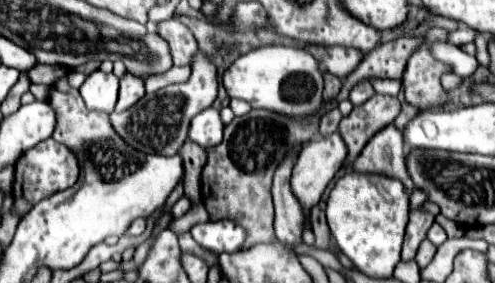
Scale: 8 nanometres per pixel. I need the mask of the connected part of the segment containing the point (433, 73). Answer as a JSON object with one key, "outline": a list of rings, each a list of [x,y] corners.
{"outline":[[[432,27],[422,35],[422,43],[412,51],[406,63],[406,71],[402,75],[402,87],[406,101],[420,111],[432,109],[432,107],[444,107],[450,97],[442,89],[440,79],[446,73],[452,73],[446,63],[440,63],[430,55],[430,45],[436,41],[448,41],[448,29]]]}

